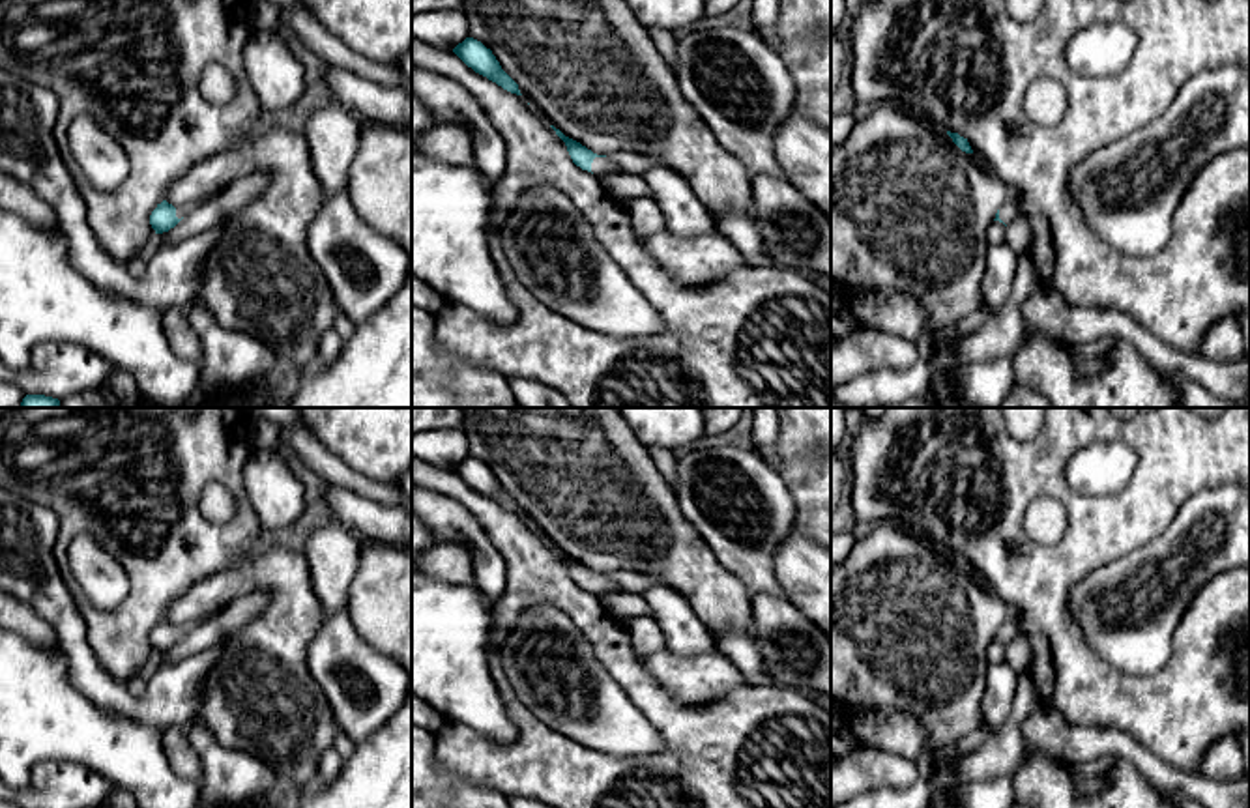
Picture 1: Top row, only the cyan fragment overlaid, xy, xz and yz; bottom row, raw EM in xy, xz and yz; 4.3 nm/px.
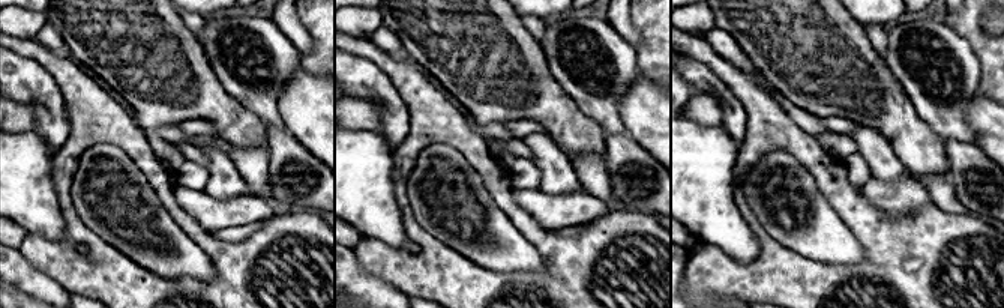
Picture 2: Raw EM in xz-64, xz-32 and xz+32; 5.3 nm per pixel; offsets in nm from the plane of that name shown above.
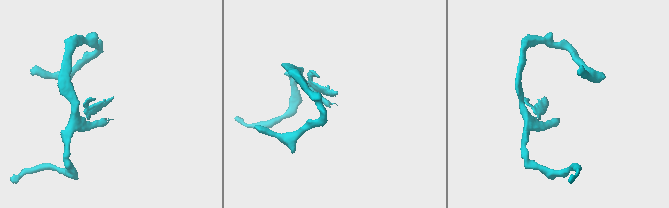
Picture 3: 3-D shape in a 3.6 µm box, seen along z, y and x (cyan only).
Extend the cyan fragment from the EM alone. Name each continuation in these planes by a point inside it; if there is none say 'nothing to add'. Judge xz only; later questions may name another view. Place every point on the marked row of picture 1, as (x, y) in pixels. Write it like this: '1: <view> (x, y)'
1: xz (601, 165)

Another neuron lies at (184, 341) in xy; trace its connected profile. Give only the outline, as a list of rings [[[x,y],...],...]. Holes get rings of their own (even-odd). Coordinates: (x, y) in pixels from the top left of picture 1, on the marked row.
[[[167,310],[161,324],[172,352],[185,361],[198,363],[202,357],[200,339],[191,327],[183,310]]]

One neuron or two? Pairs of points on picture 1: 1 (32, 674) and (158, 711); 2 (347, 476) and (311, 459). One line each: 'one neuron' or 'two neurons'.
1: two neurons
2: one neuron

